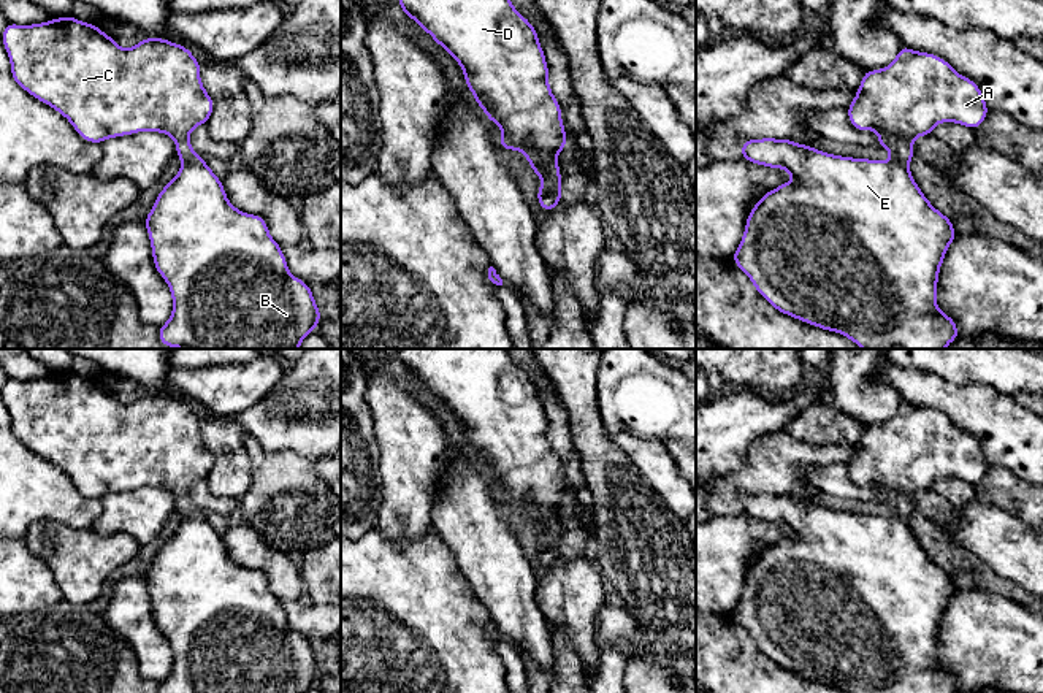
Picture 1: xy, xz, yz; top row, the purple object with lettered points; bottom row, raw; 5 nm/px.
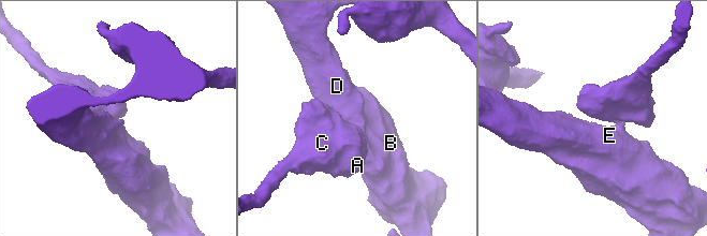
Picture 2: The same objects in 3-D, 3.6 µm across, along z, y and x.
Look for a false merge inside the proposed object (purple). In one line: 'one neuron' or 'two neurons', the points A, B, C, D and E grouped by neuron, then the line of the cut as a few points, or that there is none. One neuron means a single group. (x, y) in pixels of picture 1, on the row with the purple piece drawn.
one neuron; A B C D E; no cut

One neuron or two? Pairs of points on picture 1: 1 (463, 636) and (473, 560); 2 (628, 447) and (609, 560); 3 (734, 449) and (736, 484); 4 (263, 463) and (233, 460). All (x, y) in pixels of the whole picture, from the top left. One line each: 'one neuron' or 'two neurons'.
1: two neurons
2: two neurons
3: two neurons
4: two neurons

